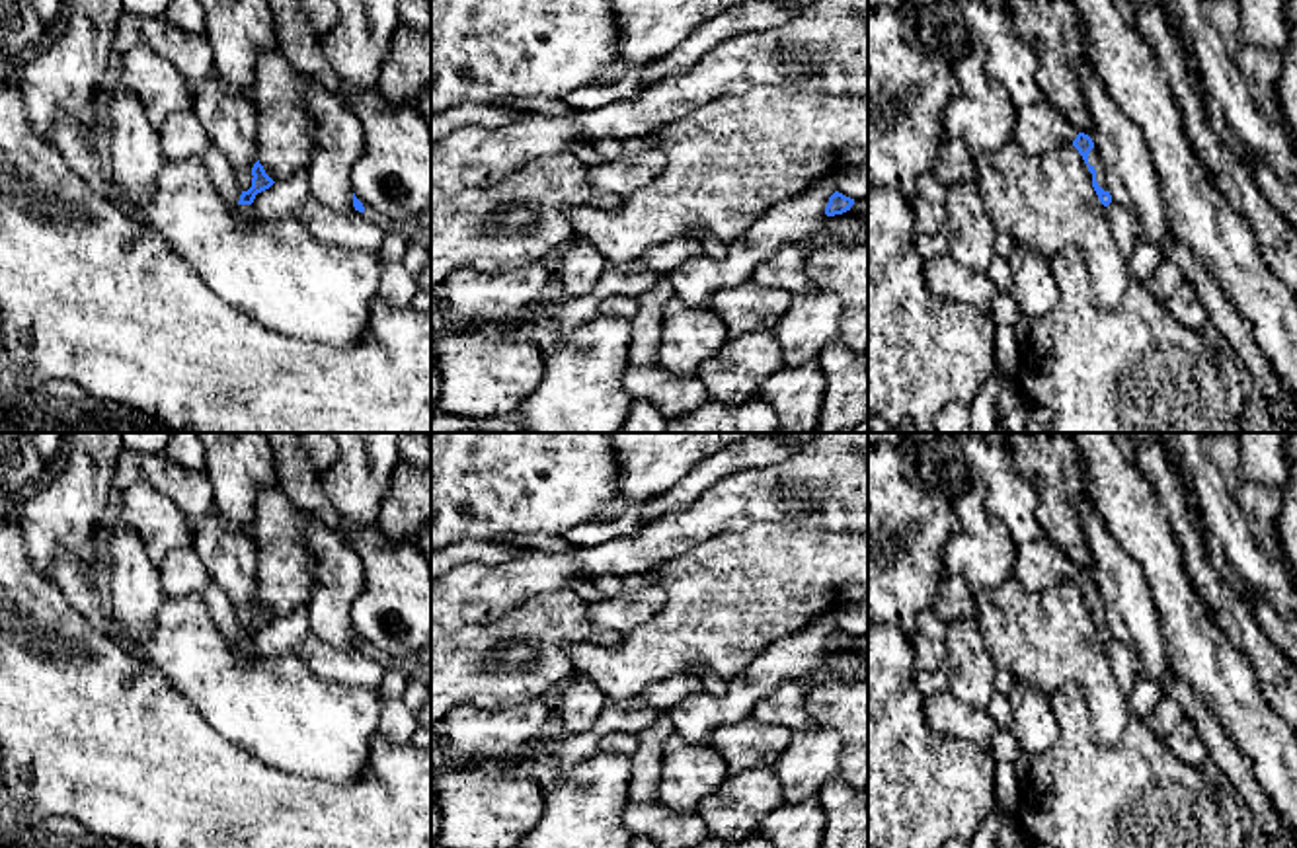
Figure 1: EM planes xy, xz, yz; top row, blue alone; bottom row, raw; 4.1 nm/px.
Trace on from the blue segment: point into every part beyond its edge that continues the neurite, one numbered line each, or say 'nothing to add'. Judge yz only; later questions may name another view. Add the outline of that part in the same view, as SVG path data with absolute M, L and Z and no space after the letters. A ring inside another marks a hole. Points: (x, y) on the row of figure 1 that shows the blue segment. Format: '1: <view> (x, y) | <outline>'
1: yz (1095, 158) | M1096 148L1090 150L1088 164L1096 170L1096 181L1108 181L1108 170Z

